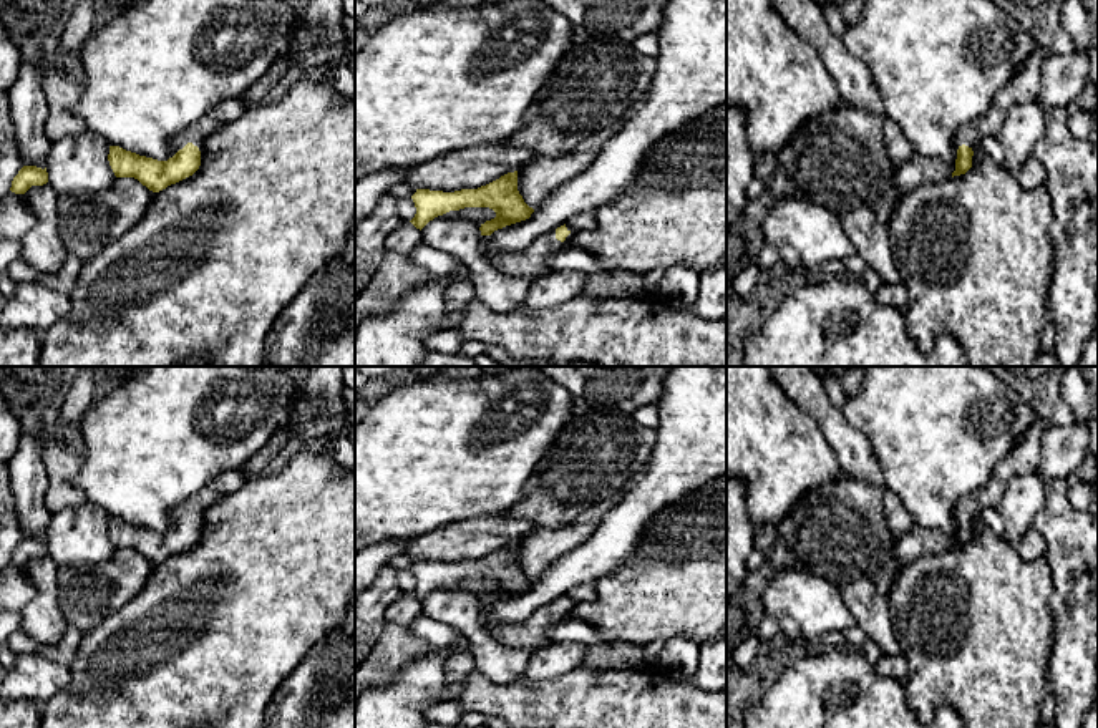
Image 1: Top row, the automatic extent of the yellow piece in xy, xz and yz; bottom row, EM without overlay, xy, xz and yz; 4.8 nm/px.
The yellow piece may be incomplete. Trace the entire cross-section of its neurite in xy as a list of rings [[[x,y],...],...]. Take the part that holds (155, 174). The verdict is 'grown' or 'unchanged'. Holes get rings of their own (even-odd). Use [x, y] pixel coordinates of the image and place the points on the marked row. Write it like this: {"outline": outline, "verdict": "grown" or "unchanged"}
{"outline": [[[239,98],[222,101],[171,139],[174,156],[168,161],[158,161],[119,146],[109,146],[109,166],[116,177],[134,177],[149,191],[159,192],[192,176],[201,166],[206,139],[222,126],[239,119],[242,111]]], "verdict": "grown"}

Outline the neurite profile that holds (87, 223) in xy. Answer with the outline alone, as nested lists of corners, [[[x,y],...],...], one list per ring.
[[[116,177],[101,192],[58,194],[58,232],[81,262],[126,234],[146,212],[154,192],[134,177]]]

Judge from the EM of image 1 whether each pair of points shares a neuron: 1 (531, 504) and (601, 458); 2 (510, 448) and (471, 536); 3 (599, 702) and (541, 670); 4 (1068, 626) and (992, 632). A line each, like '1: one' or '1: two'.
1: one
2: two
3: two
4: two

